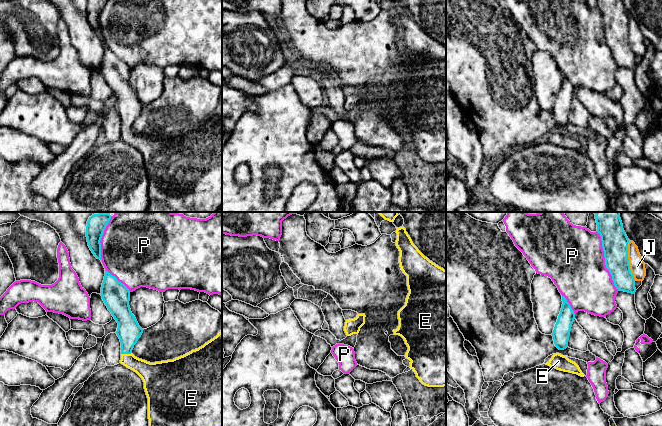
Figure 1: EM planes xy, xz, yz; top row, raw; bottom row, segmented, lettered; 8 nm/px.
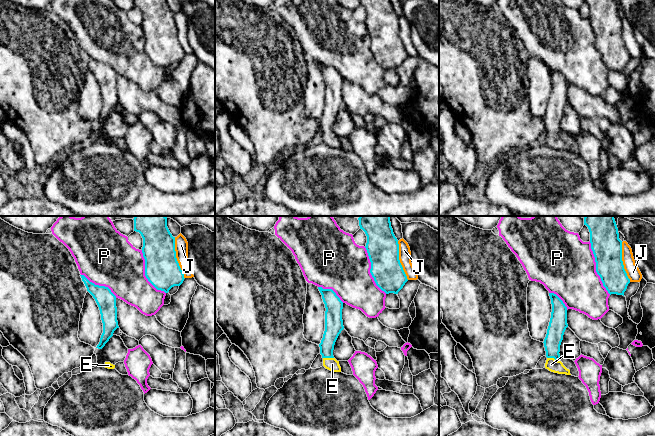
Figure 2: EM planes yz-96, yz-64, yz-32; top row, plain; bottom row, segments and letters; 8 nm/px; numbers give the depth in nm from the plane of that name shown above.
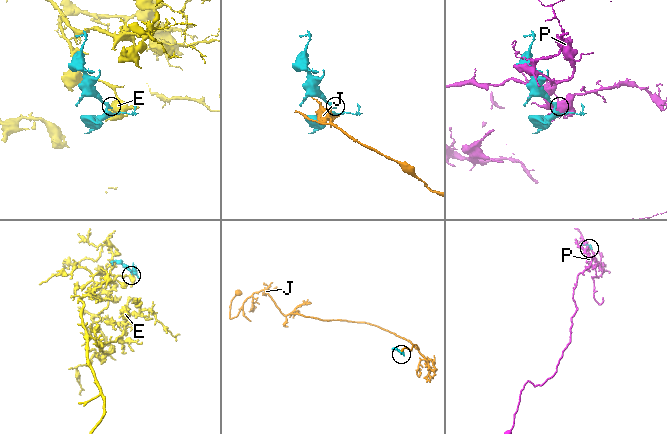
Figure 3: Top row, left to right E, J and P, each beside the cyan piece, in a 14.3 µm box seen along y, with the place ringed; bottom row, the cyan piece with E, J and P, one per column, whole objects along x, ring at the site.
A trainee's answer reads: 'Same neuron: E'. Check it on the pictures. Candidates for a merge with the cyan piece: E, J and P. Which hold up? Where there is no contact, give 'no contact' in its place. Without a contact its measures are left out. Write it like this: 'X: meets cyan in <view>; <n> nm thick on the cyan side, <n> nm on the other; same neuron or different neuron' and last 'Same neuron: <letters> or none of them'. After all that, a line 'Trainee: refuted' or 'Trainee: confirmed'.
E: meets cyan in xy; 190 nm thick on the cyan side, 160 nm on the other; same neuron
J: meets cyan in yz; 200 nm thick on the cyan side, 120 nm on the other; different neuron
P: meets cyan in xy; 150 nm thick on the cyan side, 480 nm on the other; different neuron
Same neuron: E
Trainee: confirmed

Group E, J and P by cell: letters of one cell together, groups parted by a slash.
E / J / P

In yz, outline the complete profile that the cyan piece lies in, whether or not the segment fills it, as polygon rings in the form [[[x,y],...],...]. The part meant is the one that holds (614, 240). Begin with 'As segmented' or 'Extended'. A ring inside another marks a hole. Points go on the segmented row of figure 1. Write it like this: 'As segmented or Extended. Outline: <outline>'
As segmented. Outline: [[[594,212],[601,236],[605,265],[618,291],[635,294],[635,279],[628,259],[629,239],[623,229],[620,212]]]

